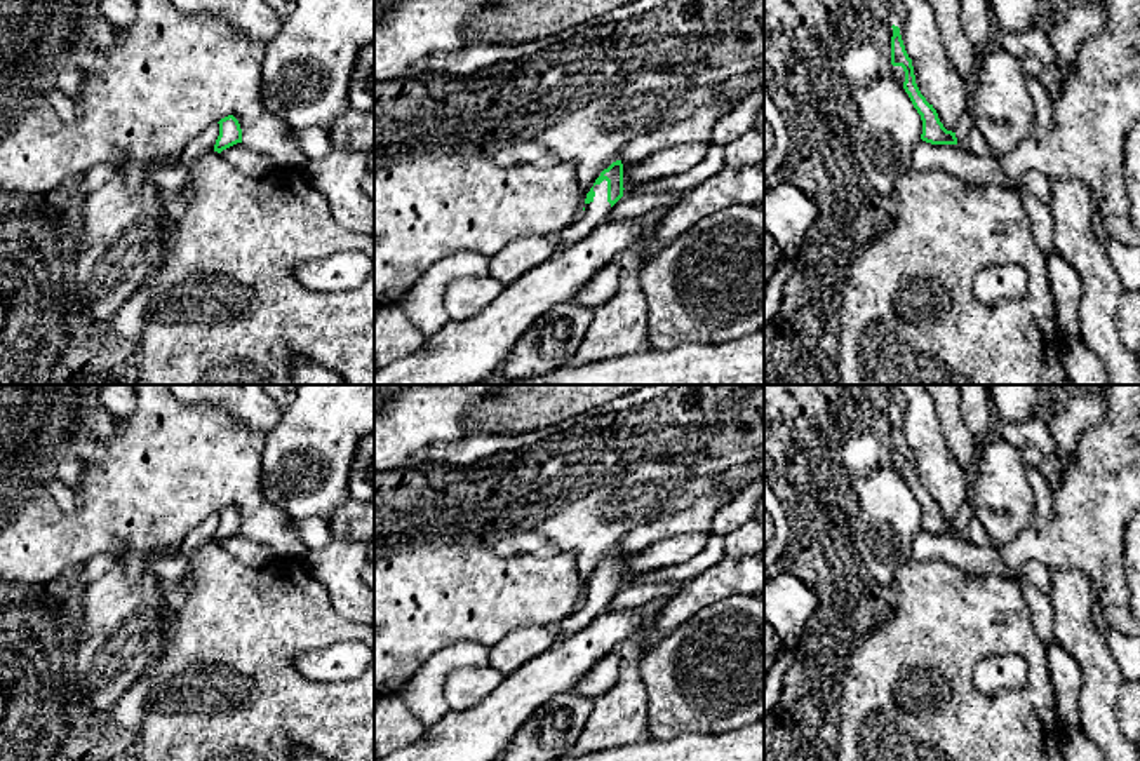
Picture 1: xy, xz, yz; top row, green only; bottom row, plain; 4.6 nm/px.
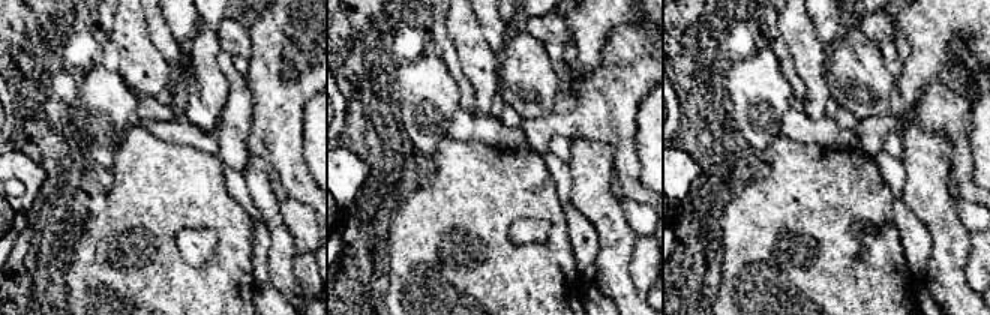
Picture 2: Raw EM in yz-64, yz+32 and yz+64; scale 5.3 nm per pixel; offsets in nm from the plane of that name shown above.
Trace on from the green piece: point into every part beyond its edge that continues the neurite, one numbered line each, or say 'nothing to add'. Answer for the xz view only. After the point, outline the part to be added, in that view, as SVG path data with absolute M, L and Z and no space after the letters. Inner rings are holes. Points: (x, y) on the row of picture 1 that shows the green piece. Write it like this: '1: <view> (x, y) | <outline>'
1: xz (596, 213) | M607 181L593 186L595 197L578 218L555 235L555 242L560 247L573 246L587 239L599 225L602 225L609 214L611 204L607 202Z

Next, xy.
nothing to add

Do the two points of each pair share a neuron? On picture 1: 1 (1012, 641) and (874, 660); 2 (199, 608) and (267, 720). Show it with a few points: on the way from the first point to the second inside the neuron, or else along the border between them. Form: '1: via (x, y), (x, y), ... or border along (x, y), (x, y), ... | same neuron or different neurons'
1: via (977, 641), (935, 641), (918, 659), (909, 659) | same neuron
2: via (227, 636), (258, 671), (260, 685), (265, 692) | same neuron

